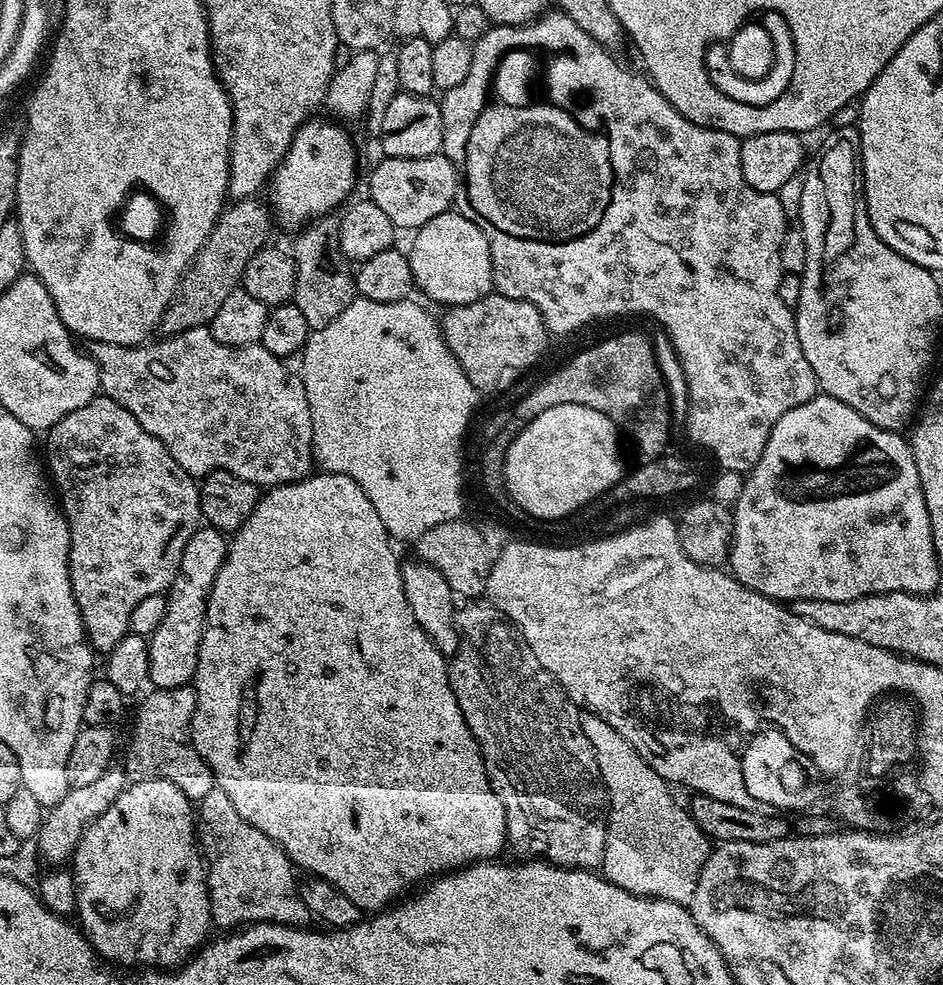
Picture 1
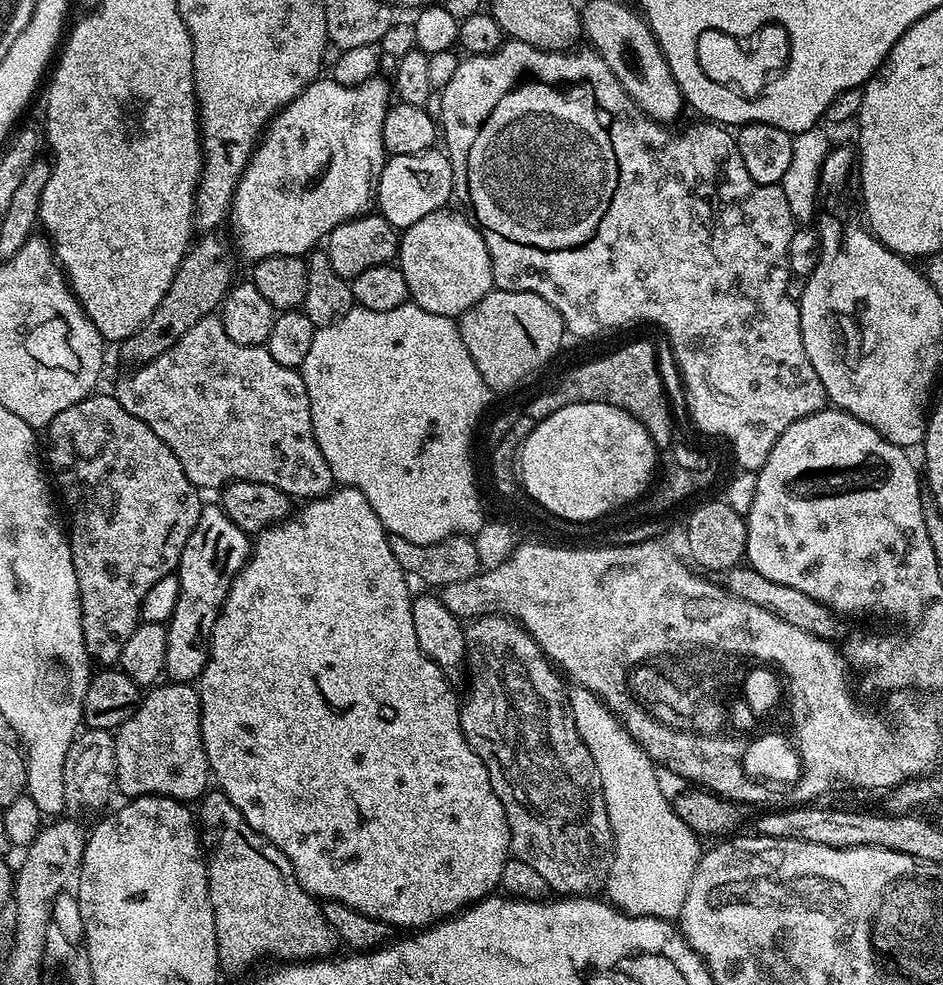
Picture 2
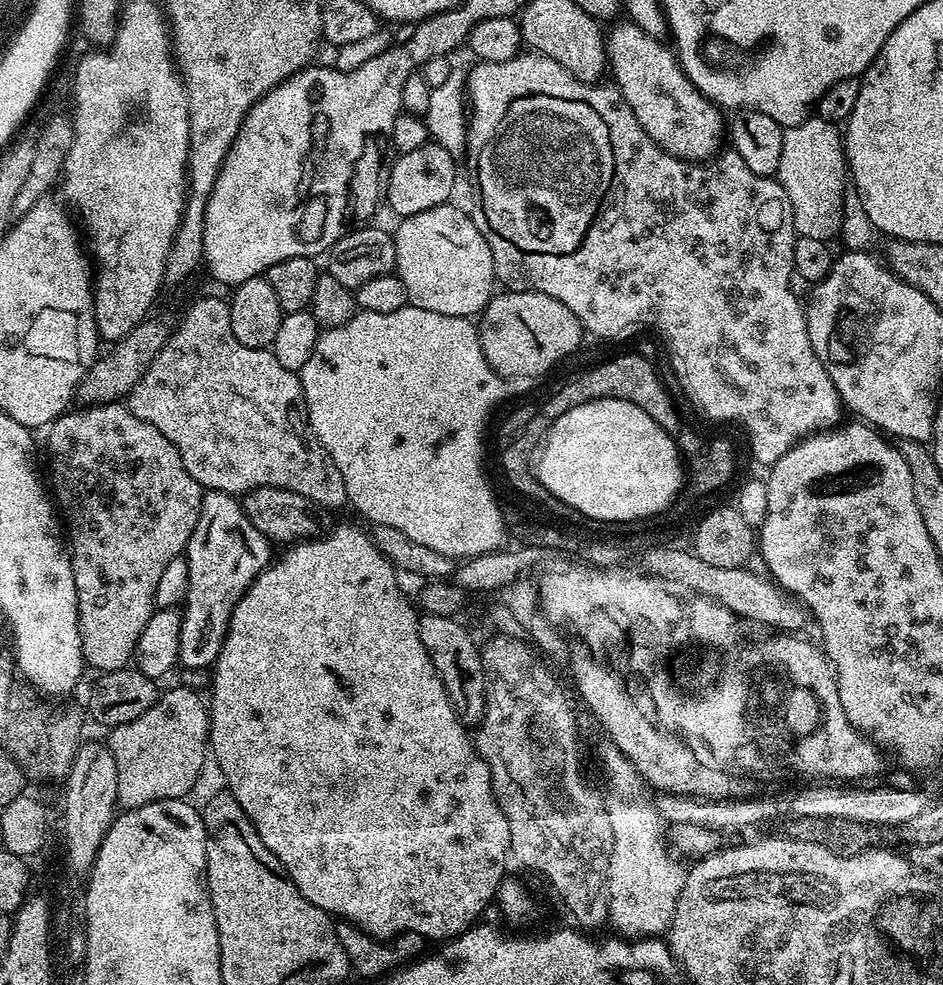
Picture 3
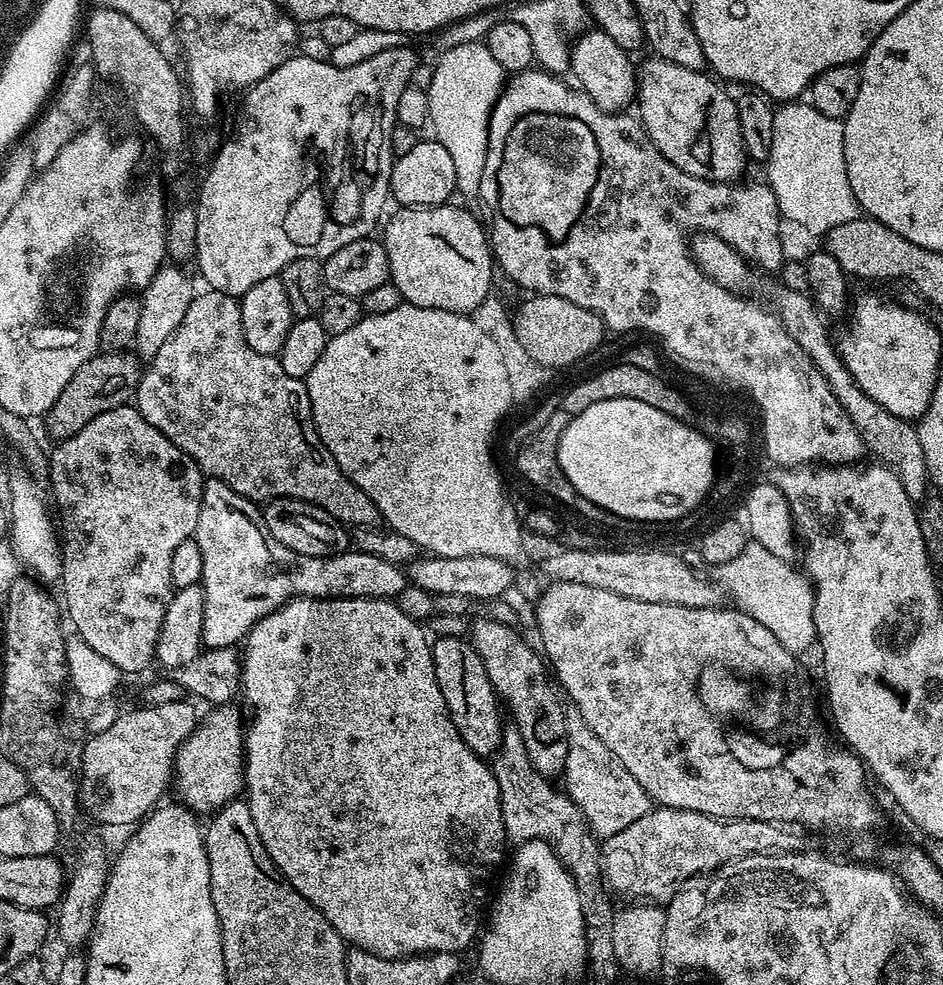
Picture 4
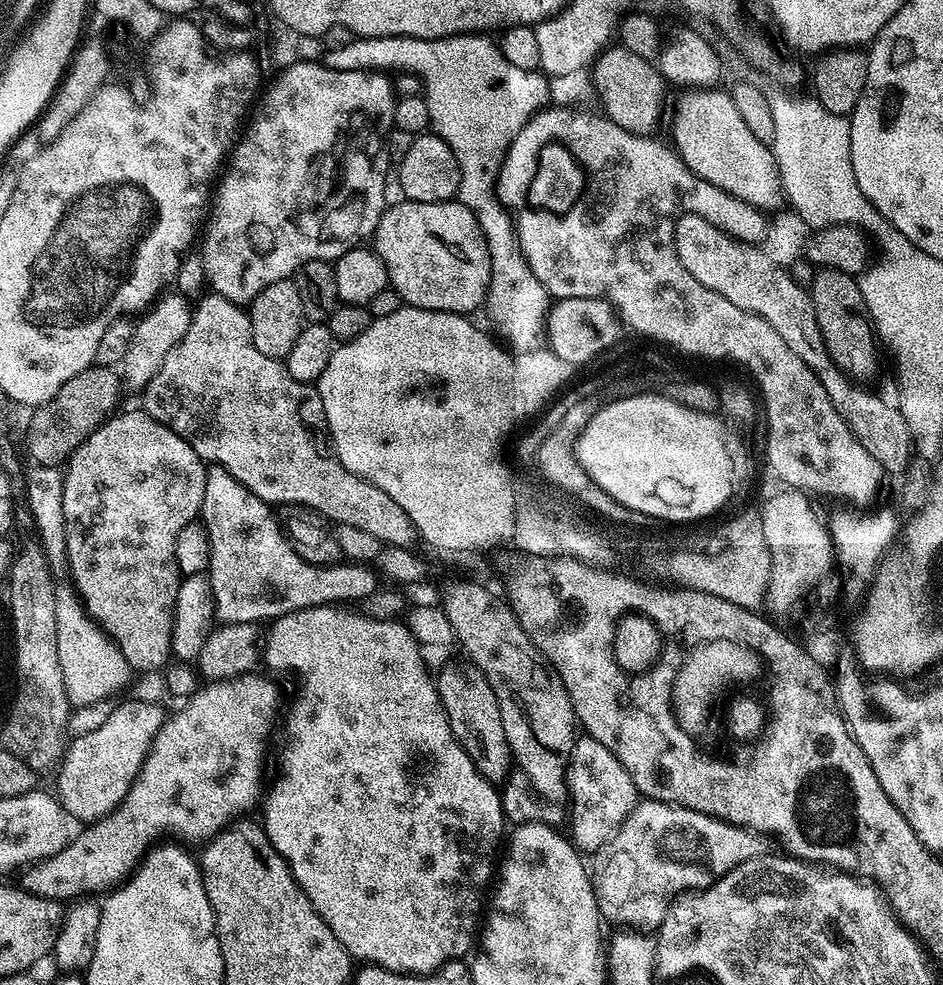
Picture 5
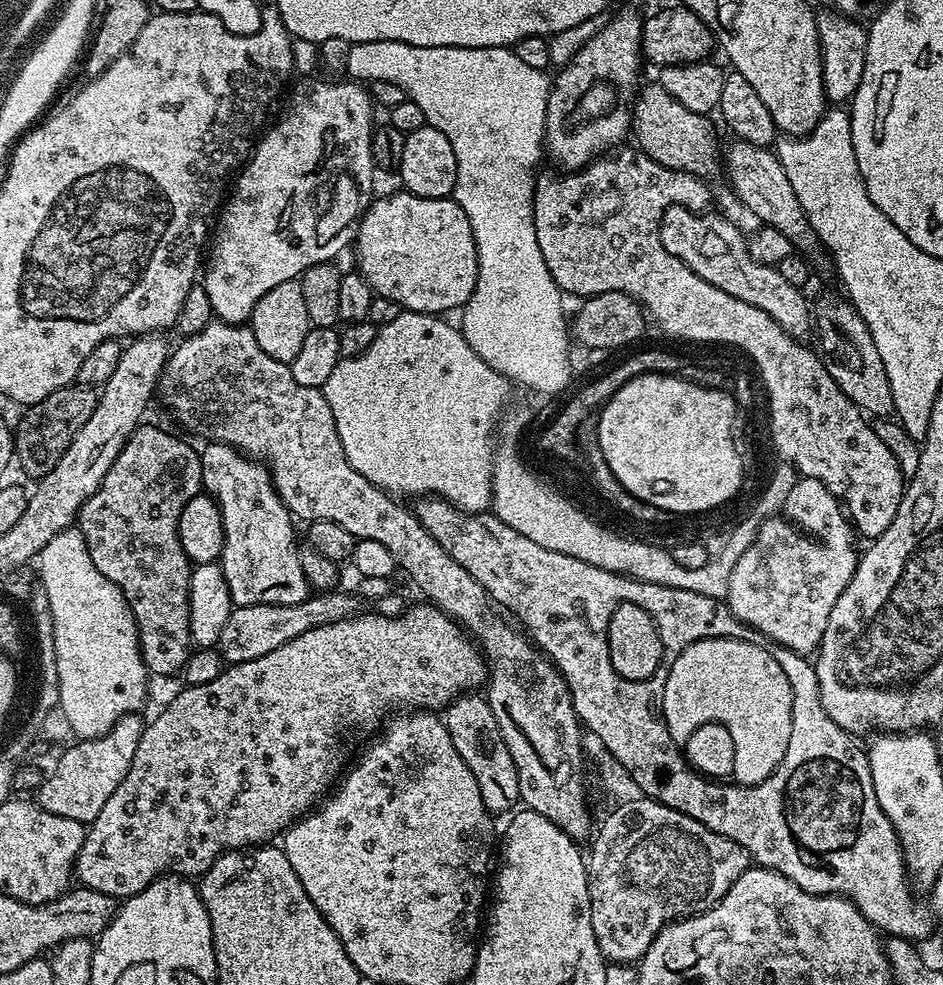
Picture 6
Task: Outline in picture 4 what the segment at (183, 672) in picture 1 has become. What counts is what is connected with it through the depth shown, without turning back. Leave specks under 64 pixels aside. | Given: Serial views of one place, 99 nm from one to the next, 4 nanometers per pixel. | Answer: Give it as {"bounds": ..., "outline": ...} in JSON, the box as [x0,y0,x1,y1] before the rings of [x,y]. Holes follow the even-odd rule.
{"bounds":[194,479,410,649],"outline":[[[205,479],[194,539],[198,550],[202,550],[199,585],[204,589],[202,638],[205,649],[239,645],[263,616],[293,598],[395,598],[410,583],[401,565],[359,550],[310,557],[292,552],[268,532],[261,505],[247,500],[221,480]]]}

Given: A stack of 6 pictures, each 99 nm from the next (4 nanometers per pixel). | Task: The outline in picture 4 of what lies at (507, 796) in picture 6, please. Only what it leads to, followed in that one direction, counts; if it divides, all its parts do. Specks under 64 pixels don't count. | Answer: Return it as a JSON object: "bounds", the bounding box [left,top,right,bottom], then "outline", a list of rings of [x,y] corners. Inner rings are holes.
{"bounds":[431,635,502,757],"outline":[[[437,635],[431,645],[434,674],[438,678],[438,686],[442,690],[450,718],[458,734],[462,734],[462,742],[466,742],[466,746],[470,746],[470,750],[474,750],[478,757],[495,756],[502,735],[502,704],[492,689],[486,666],[482,666],[482,658],[476,653],[476,647],[463,636]]]}

